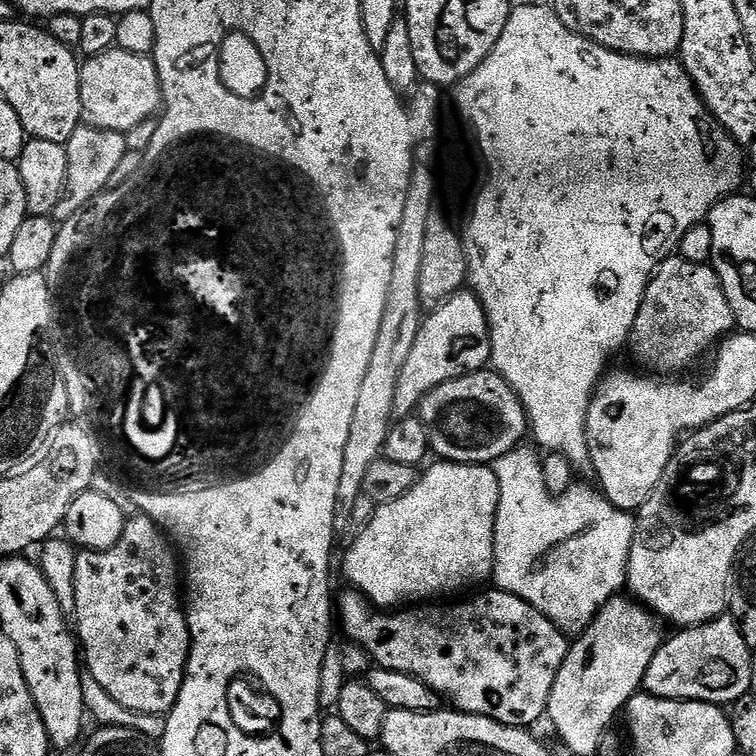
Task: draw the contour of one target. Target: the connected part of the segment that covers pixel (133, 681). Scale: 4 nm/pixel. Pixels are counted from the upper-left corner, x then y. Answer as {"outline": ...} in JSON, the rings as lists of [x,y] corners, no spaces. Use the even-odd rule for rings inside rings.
{"outline":[[[137,514],[125,523],[122,538],[118,538],[110,550],[81,551],[76,557],[74,570],[74,632],[82,649],[87,675],[92,676],[94,682],[114,698],[114,702],[122,702],[126,710],[155,716],[171,712],[178,702],[184,674],[188,670],[188,647],[192,641],[188,617],[182,607],[182,572],[178,567],[178,556],[170,544],[168,549],[167,543],[169,541],[160,525],[149,516]]]}

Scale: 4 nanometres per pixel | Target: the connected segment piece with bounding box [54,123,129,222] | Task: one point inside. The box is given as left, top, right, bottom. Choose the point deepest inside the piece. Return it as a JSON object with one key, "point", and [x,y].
{"point":[92,154]}

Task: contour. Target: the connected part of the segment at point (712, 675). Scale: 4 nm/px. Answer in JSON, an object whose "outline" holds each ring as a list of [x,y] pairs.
{"outline":[[[731,618],[712,620],[709,624],[697,624],[694,628],[685,628],[663,641],[659,650],[646,670],[642,688],[647,695],[667,700],[697,700],[707,704],[731,706],[737,700],[743,700],[752,688],[752,652],[753,649],[740,633],[740,626]]]}

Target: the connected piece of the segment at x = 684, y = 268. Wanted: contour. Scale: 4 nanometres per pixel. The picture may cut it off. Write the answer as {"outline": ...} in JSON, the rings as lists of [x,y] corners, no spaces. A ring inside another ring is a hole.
{"outline":[[[673,254],[658,265],[651,282],[646,286],[638,318],[634,318],[632,327],[630,337],[632,356],[641,364],[639,367],[649,373],[672,374],[675,373],[672,372],[675,368],[690,367],[708,347],[711,349],[717,342],[725,339],[733,331],[735,322],[730,302],[711,263],[686,262],[679,254]]]}

